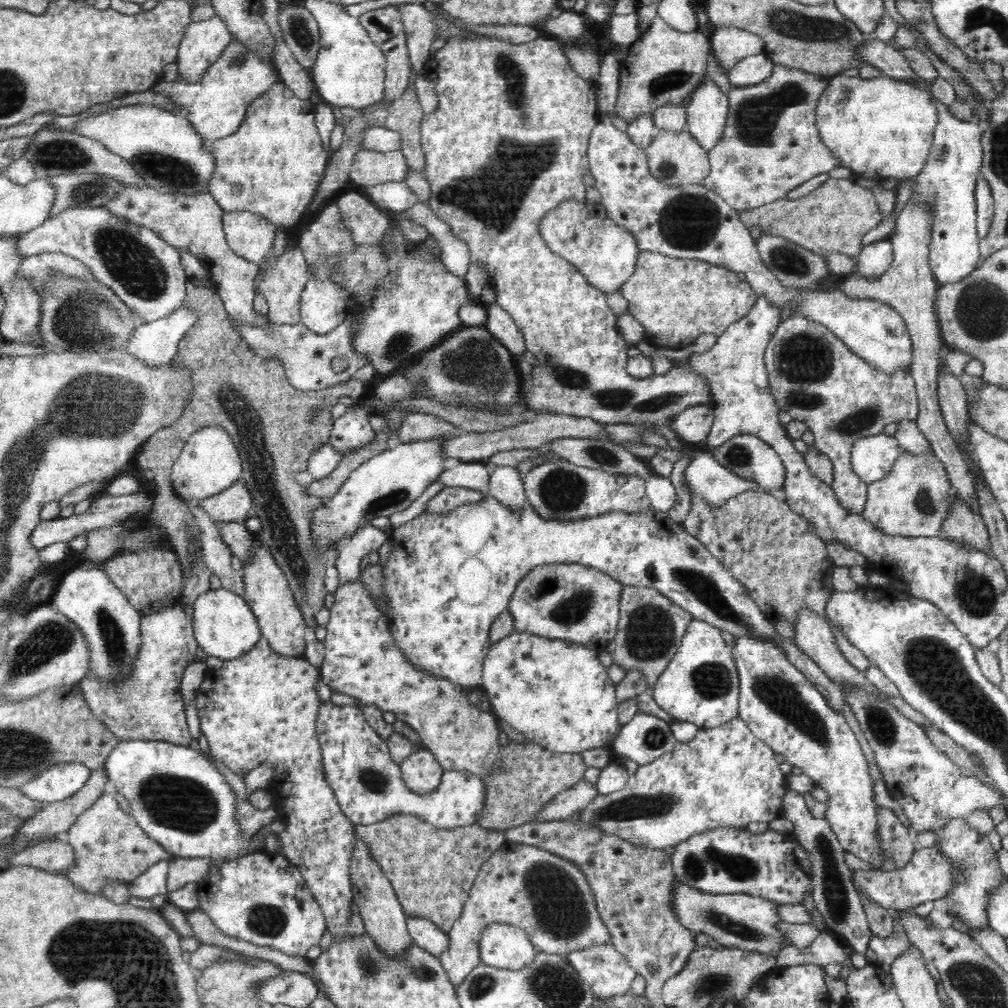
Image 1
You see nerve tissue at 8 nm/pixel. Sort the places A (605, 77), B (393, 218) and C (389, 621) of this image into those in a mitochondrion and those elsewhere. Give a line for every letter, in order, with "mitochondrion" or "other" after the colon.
A: other
B: other
C: other

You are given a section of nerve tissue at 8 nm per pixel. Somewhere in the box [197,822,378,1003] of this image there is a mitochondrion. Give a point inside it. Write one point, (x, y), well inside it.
(264, 919)

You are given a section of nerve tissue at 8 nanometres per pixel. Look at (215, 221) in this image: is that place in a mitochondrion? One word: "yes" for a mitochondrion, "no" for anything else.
no

